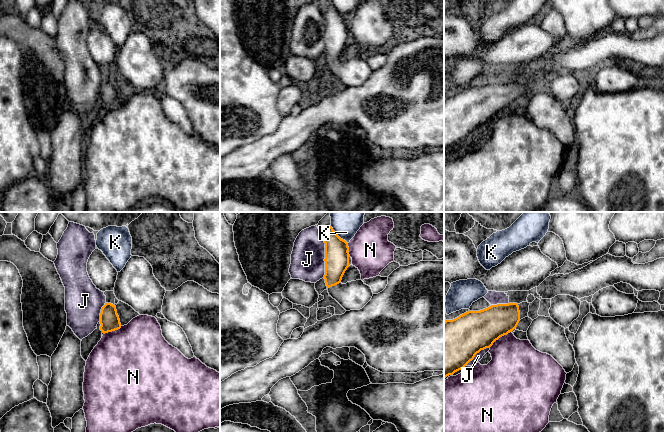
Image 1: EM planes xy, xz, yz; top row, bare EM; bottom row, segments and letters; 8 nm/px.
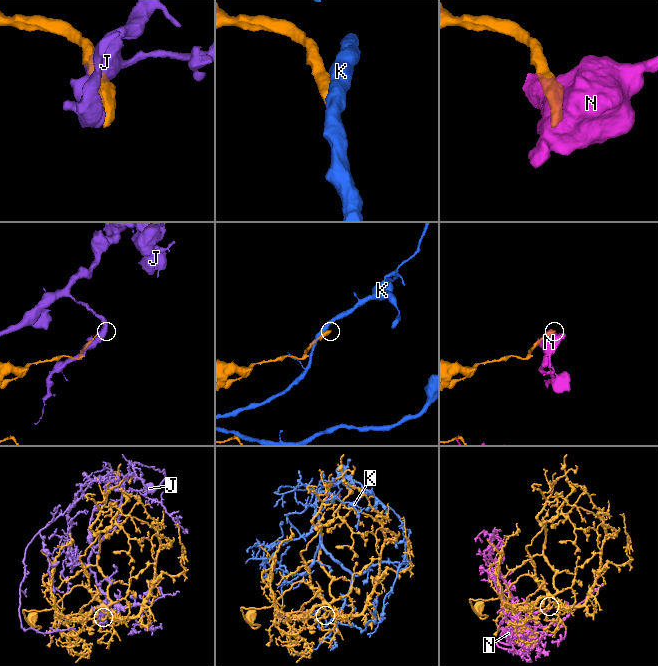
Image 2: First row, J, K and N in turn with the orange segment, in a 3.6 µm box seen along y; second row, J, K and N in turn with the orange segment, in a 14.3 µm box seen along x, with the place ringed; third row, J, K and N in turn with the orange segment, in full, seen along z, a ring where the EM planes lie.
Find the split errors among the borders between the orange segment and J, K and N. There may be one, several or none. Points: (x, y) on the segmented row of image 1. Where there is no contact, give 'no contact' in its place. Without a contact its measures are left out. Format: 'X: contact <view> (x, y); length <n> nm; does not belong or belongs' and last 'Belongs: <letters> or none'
J: contact xz (325, 256); length 360 nm; does not belong
K: contact xz (337, 235); length 200 nm; does not belong
N: contact yz (498, 338); length 200 nm; does not belong
Belongs: none

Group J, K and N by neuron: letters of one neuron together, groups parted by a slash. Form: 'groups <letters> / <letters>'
groups J / K / N

